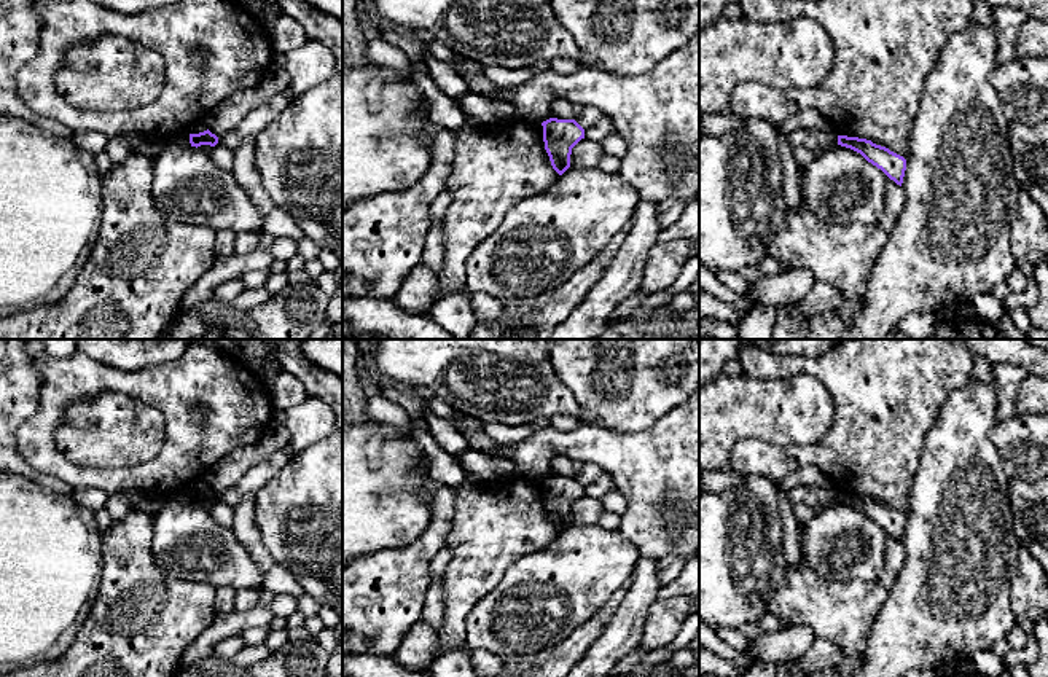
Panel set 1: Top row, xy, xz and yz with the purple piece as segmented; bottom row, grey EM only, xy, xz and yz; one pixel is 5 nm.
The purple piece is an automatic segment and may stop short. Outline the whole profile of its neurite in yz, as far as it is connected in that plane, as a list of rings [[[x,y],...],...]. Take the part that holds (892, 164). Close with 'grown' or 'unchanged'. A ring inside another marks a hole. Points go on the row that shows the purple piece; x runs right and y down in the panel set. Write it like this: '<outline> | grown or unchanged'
[[[838,135],[838,145],[860,153],[868,162],[881,169],[890,180],[901,186],[906,170],[906,159],[903,156],[858,137]]] | unchanged

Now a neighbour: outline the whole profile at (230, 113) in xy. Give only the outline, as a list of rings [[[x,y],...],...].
[[[276,51],[263,81],[250,91],[234,92],[217,105],[204,119],[207,129],[218,139],[223,137],[236,129],[250,112],[266,104],[272,96],[290,91],[290,86],[291,75],[285,68],[284,54]]]

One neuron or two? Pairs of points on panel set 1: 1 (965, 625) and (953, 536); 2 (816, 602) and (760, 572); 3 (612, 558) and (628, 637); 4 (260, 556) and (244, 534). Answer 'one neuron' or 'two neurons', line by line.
1: one neuron
2: two neurons
3: two neurons
4: one neuron

